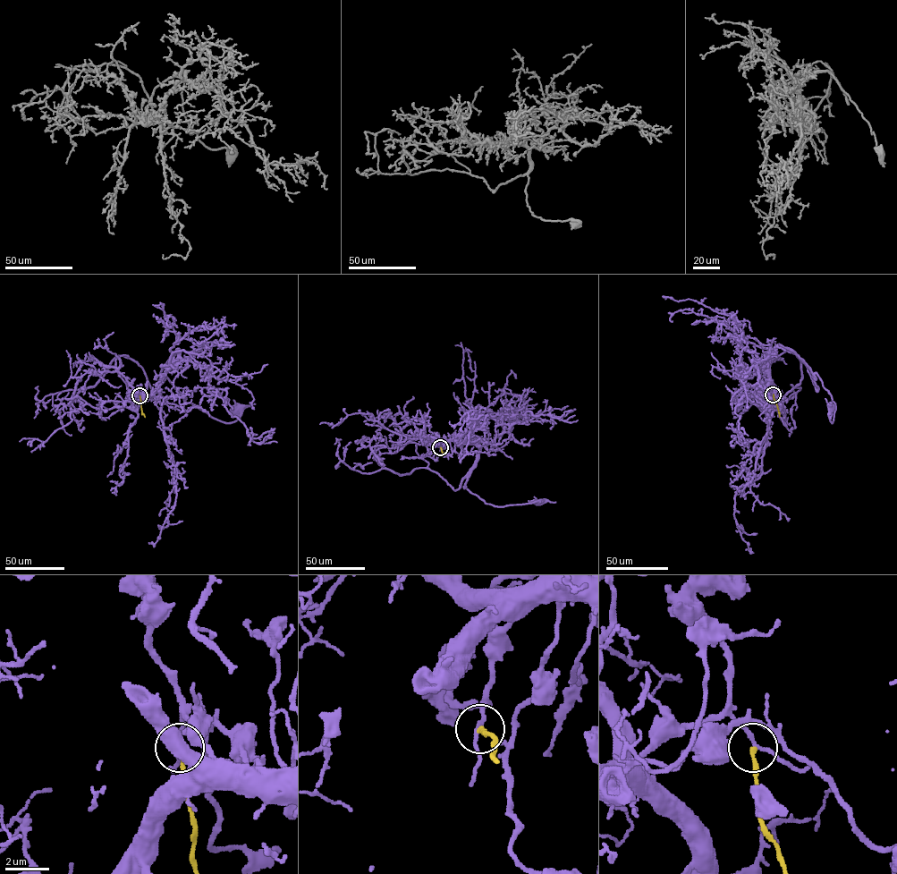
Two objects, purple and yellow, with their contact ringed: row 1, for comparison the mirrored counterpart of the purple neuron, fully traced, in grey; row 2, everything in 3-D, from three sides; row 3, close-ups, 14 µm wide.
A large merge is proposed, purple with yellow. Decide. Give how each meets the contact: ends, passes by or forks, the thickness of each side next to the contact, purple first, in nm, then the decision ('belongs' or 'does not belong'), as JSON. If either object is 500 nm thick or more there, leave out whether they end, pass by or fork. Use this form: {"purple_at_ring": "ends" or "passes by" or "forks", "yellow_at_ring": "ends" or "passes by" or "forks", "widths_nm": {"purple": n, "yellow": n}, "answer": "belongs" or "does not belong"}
{"purple_at_ring": "passes by", "yellow_at_ring": "ends", "widths_nm": {"purple": 160, "yellow": 190}, "answer": "does not belong"}

